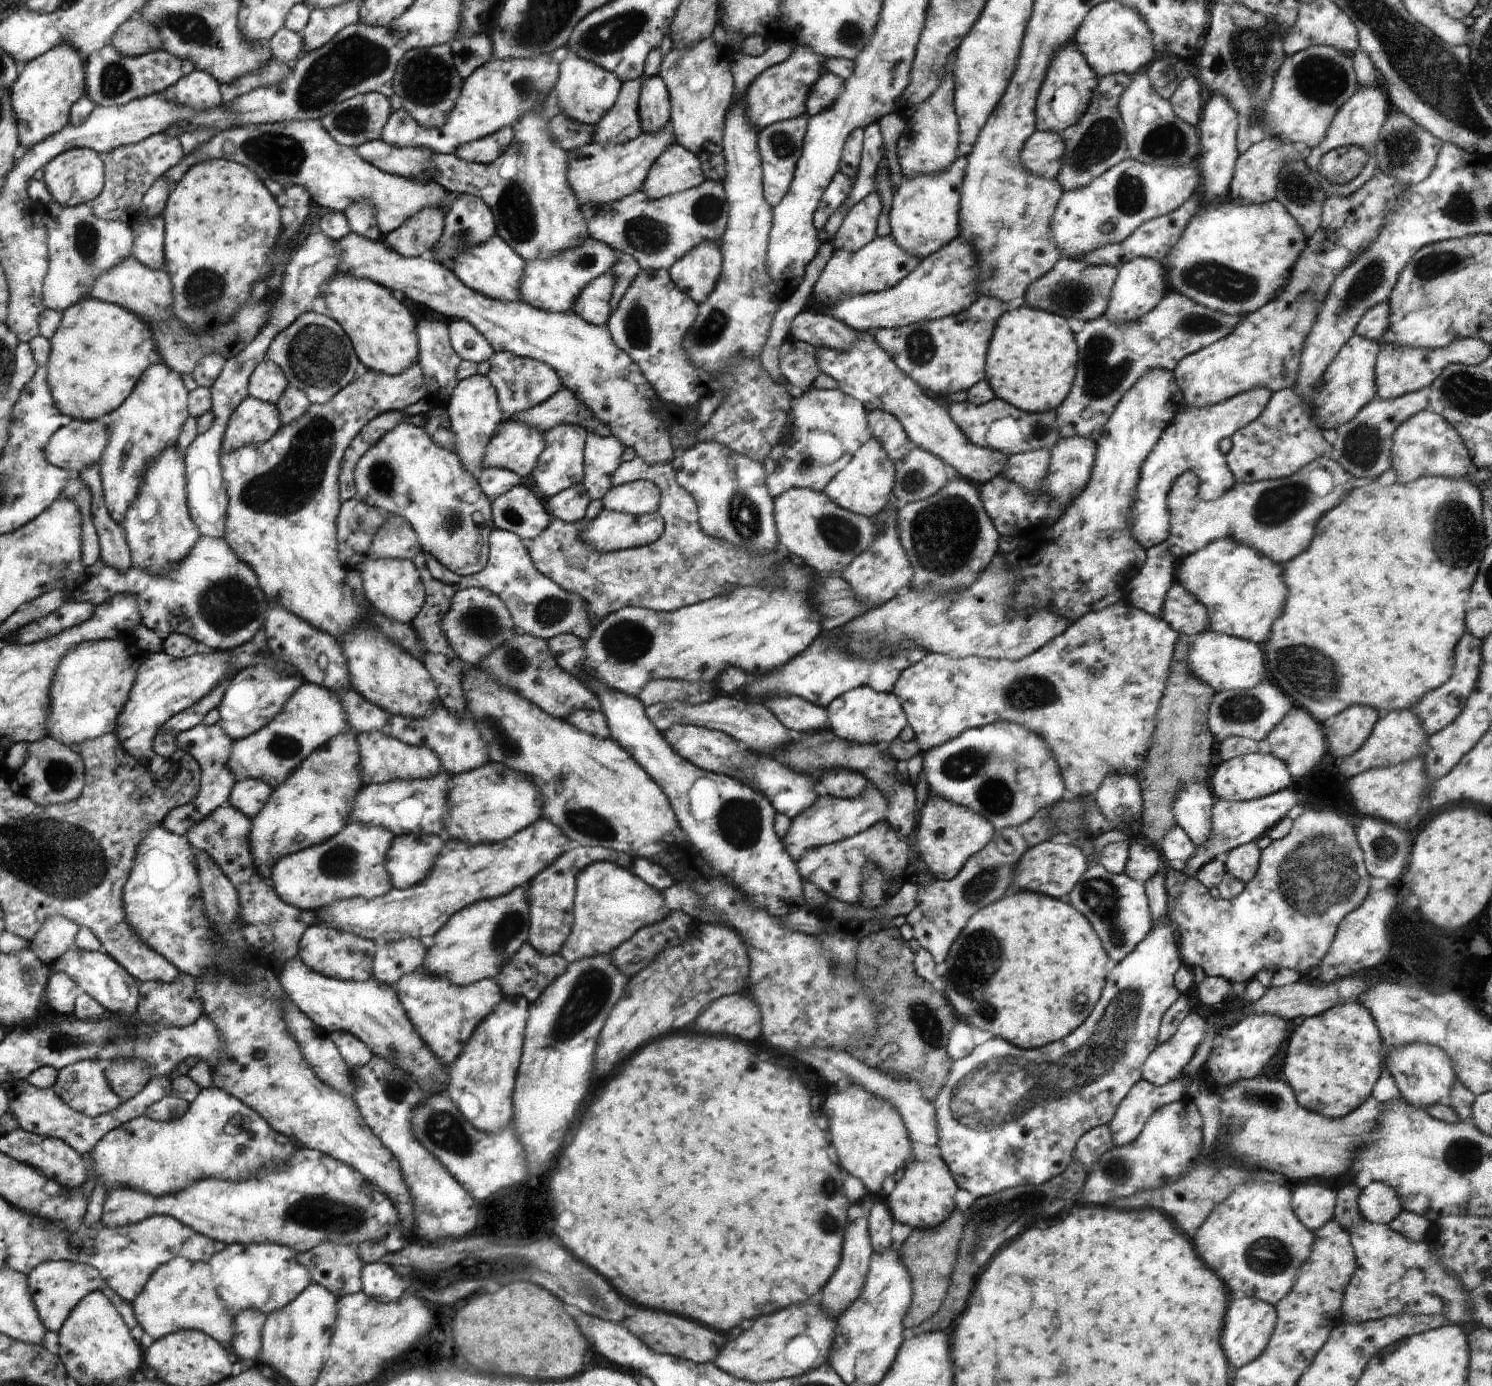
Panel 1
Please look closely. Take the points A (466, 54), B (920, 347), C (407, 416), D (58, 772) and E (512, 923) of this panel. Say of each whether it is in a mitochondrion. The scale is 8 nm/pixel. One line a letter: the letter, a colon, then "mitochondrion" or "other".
A: mitochondrion
B: mitochondrion
C: other
D: mitochondrion
E: mitochondrion

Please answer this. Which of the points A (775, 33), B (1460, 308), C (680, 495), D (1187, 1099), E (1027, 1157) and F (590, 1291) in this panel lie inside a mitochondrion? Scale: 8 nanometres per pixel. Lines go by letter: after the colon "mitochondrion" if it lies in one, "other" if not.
A: other
B: other
C: other
D: other
E: other
F: mitochondrion

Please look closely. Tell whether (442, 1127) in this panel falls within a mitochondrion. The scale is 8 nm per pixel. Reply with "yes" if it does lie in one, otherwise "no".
yes

